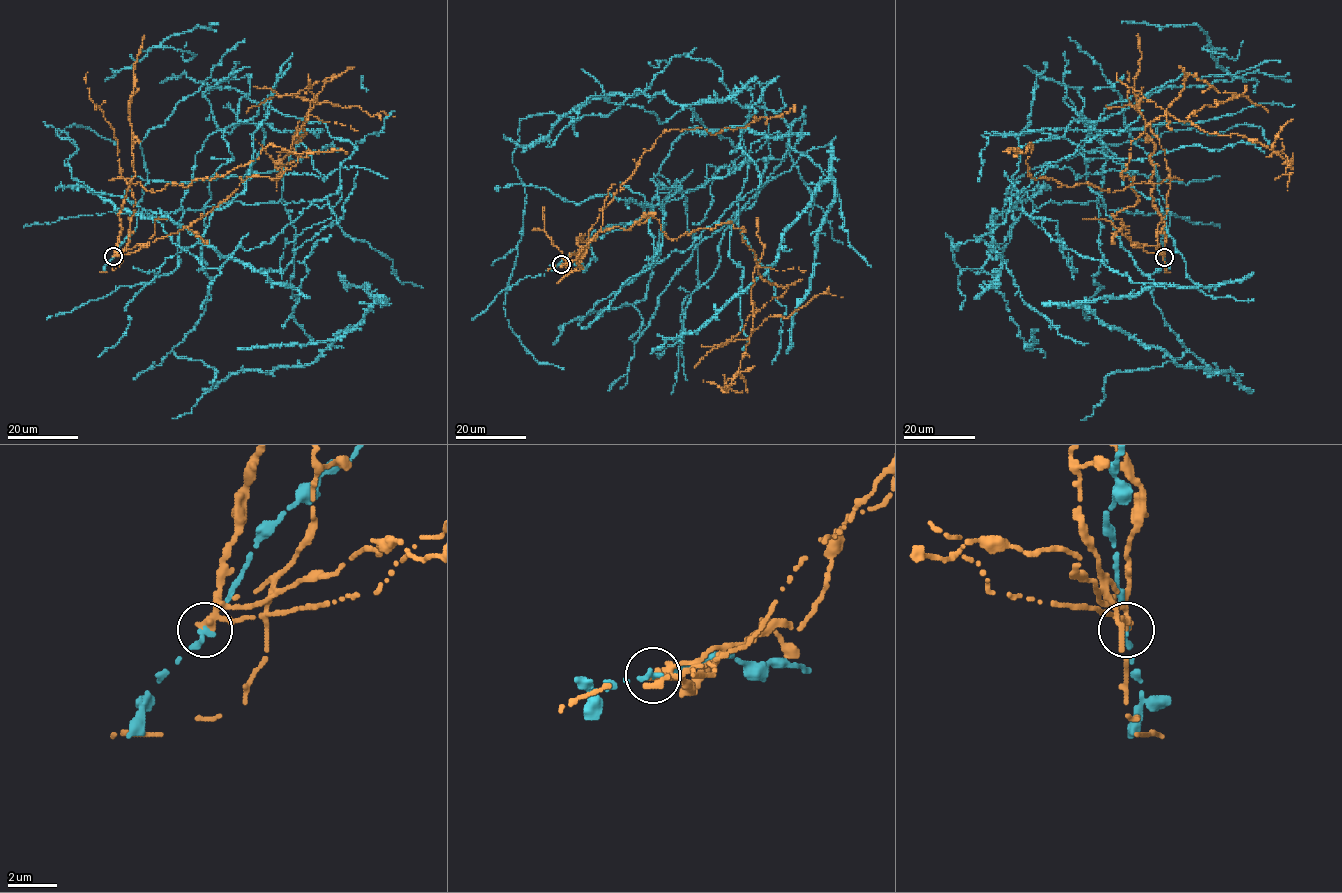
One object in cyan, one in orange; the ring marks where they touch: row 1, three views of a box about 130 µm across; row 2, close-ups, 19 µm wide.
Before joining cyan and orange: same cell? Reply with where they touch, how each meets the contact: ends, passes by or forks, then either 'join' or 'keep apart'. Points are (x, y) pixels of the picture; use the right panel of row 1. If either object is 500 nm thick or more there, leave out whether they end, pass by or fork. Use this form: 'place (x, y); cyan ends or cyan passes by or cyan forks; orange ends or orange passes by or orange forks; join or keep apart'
place (1164, 257); cyan ends; orange forks; keep apart

